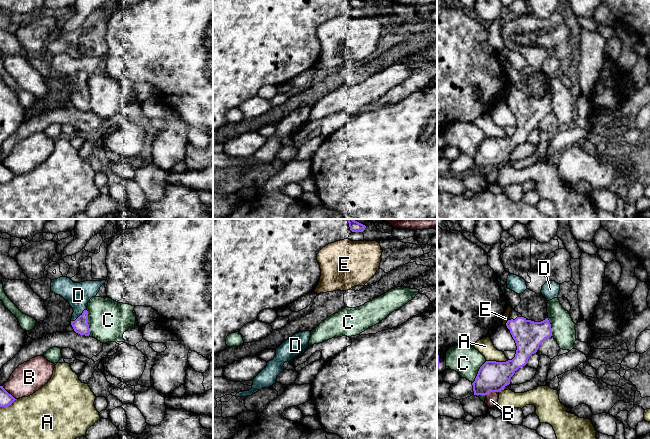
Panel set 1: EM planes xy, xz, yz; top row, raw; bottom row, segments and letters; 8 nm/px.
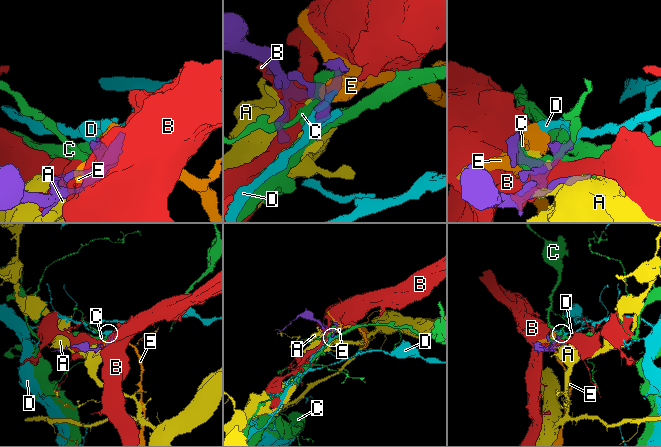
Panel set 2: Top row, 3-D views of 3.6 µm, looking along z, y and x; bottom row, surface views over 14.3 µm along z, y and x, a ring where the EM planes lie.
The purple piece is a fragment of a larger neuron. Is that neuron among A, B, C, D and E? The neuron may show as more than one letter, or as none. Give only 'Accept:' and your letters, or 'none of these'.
Accept: D

